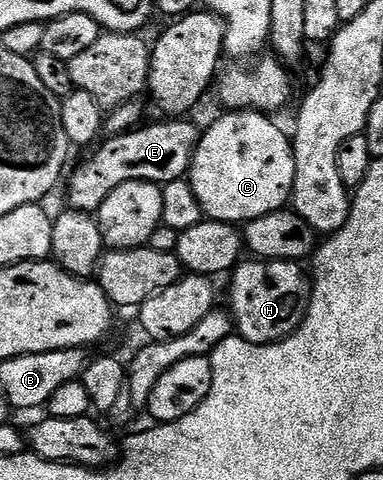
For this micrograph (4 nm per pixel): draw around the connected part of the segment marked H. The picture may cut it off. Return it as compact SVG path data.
M294 261L239 262L230 279L230 304L237 334L249 343L280 343L300 326L310 308L312 283Z

